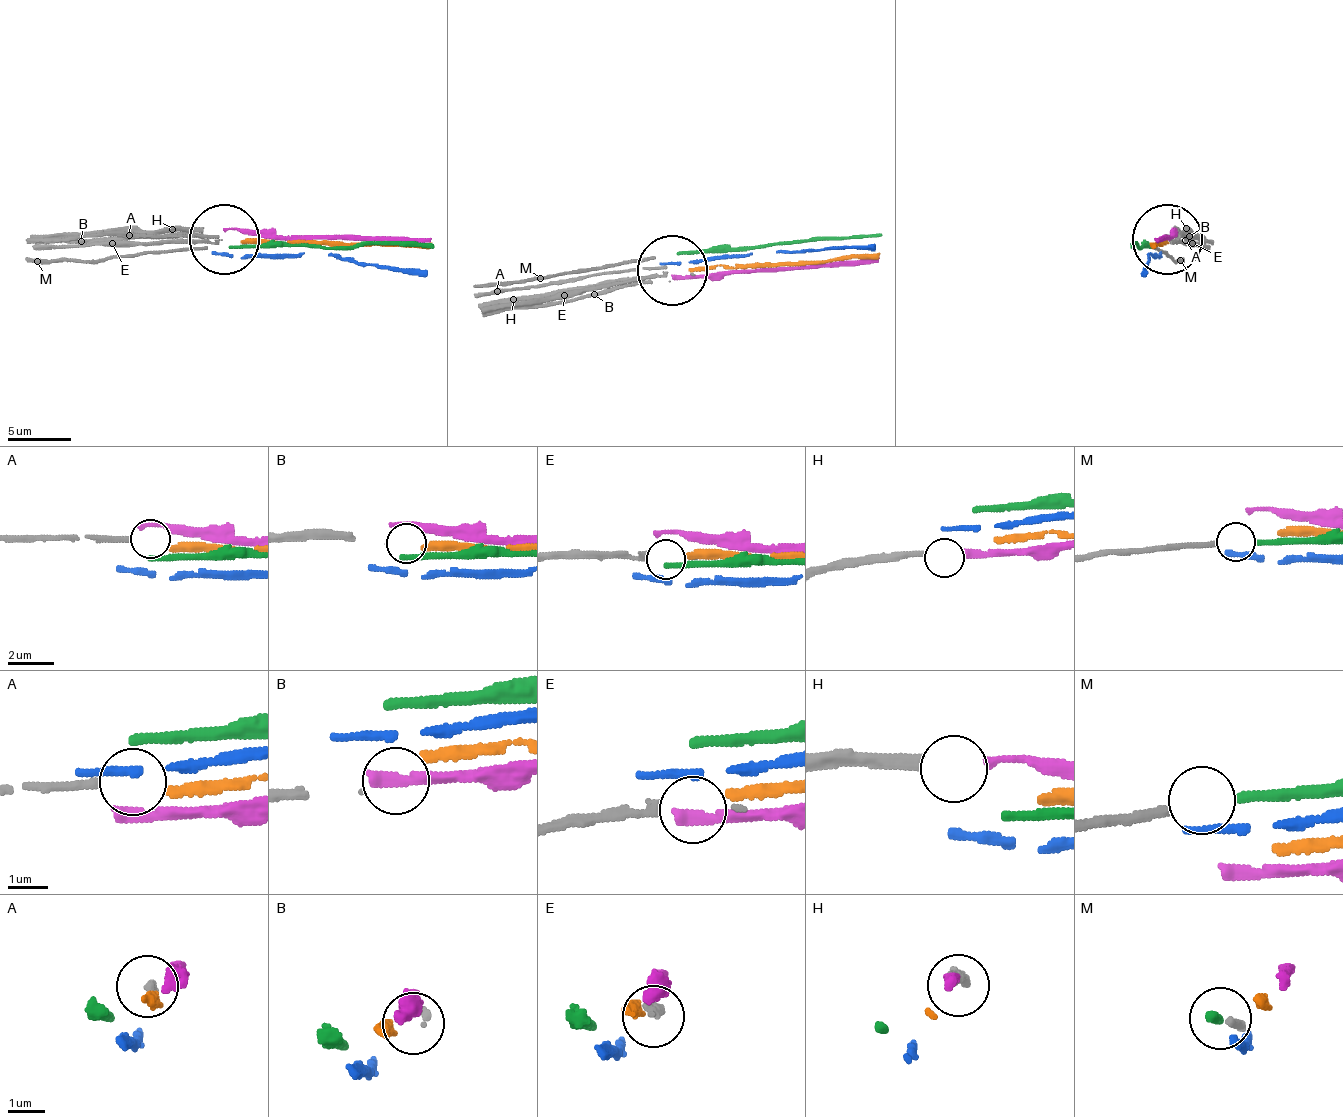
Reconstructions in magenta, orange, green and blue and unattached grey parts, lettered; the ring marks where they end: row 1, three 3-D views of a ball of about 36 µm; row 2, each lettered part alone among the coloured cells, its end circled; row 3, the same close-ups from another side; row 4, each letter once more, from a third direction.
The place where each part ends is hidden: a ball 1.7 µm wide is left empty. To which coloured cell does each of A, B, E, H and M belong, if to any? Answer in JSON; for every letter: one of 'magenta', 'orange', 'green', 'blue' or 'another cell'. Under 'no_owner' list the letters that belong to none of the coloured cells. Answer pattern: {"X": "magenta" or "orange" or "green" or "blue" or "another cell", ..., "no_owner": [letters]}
{"A": "another cell", "B": "another cell", "E": "orange", "H": "magenta", "M": "green", "no_owner": ["A", "B"]}

